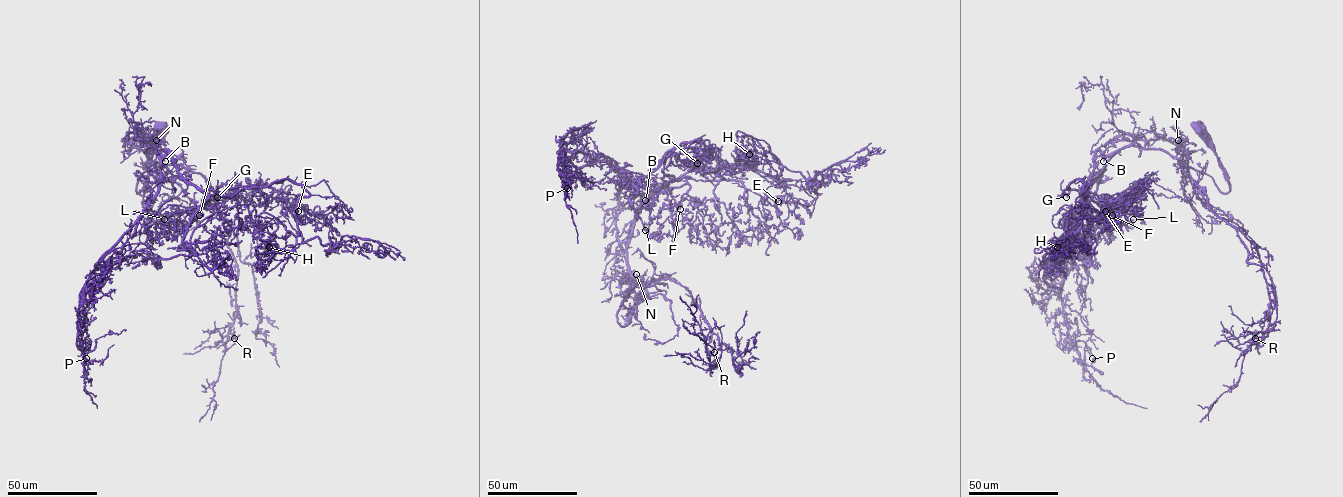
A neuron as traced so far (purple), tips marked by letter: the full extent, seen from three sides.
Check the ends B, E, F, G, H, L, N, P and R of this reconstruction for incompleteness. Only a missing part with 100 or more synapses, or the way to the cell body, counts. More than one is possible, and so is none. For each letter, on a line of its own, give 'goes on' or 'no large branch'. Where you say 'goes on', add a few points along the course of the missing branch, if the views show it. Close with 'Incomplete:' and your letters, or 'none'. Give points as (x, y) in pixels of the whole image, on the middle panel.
B: no large branch
E: no large branch
F: no large branch
G: goes on | (697, 163), (708, 153), (731, 149), (734, 142), (750, 140), (774, 153), (788, 168), (813, 174), (818, 182)
H: no large branch
L: no large branch
N: no large branch
P: no large branch
R: no large branch
Incomplete: G

